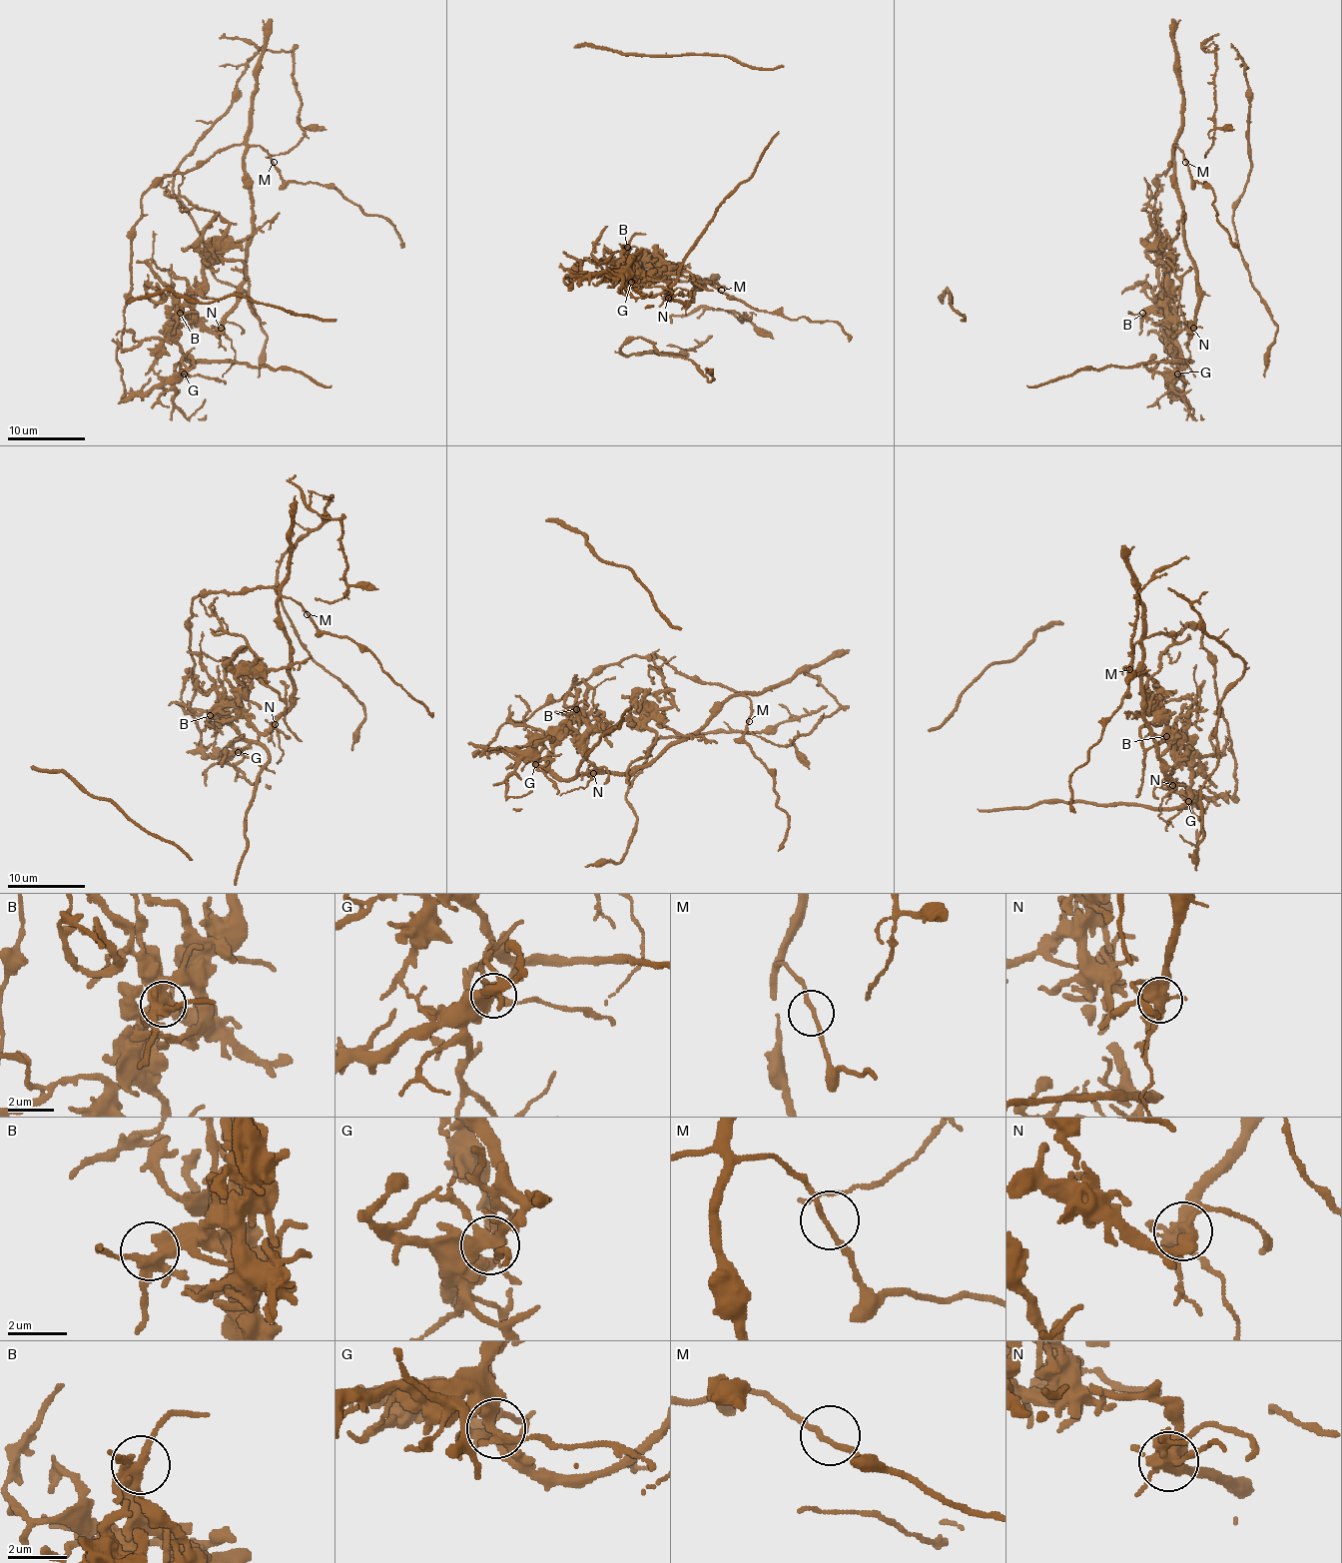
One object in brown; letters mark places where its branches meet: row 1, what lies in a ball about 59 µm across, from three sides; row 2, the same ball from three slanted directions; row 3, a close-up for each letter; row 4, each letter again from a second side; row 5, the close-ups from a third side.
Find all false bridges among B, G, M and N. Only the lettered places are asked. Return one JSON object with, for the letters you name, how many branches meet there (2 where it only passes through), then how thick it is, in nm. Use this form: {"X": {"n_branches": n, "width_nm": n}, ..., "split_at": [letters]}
{"N": {"n_branches": 7, "width_nm": 440}, "split_at": ["N"]}

